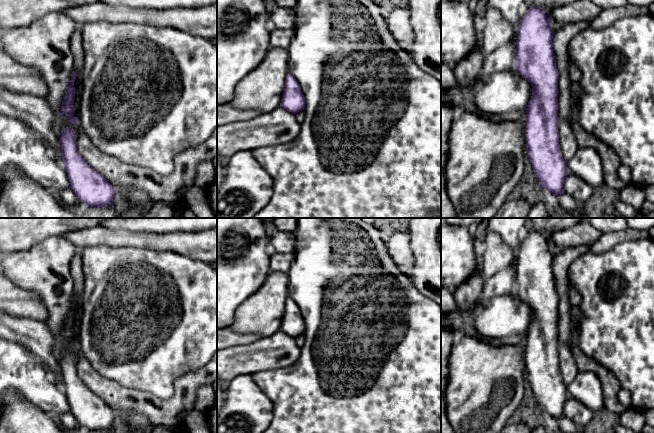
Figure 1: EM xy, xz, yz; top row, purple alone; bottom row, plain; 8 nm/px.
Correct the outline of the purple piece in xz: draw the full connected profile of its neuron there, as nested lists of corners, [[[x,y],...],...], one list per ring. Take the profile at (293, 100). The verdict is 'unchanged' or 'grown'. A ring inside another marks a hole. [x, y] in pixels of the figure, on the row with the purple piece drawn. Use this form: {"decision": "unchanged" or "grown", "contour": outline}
{"decision": "unchanged", "contour": [[[290,73],[286,75],[285,88],[280,106],[286,111],[296,114],[305,108],[305,97],[298,81]]]}

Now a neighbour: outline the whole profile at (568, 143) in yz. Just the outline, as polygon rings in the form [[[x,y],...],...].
[[[560,120],[558,123],[559,145],[562,157],[567,162],[579,148],[575,133],[569,120]]]

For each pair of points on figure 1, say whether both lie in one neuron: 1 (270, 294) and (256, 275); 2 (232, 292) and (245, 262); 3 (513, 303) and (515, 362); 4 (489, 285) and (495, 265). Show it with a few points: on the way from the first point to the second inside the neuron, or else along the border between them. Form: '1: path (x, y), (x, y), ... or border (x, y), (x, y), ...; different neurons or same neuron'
1: border (271, 271), (264, 282), (245, 300); different neurons
2: path (232, 285), (232, 275), (238, 269); same neuron
3: border (491, 342), (495, 345), (523, 344); different neurons
4: border (512, 260), (502, 269), (485, 278); different neurons

